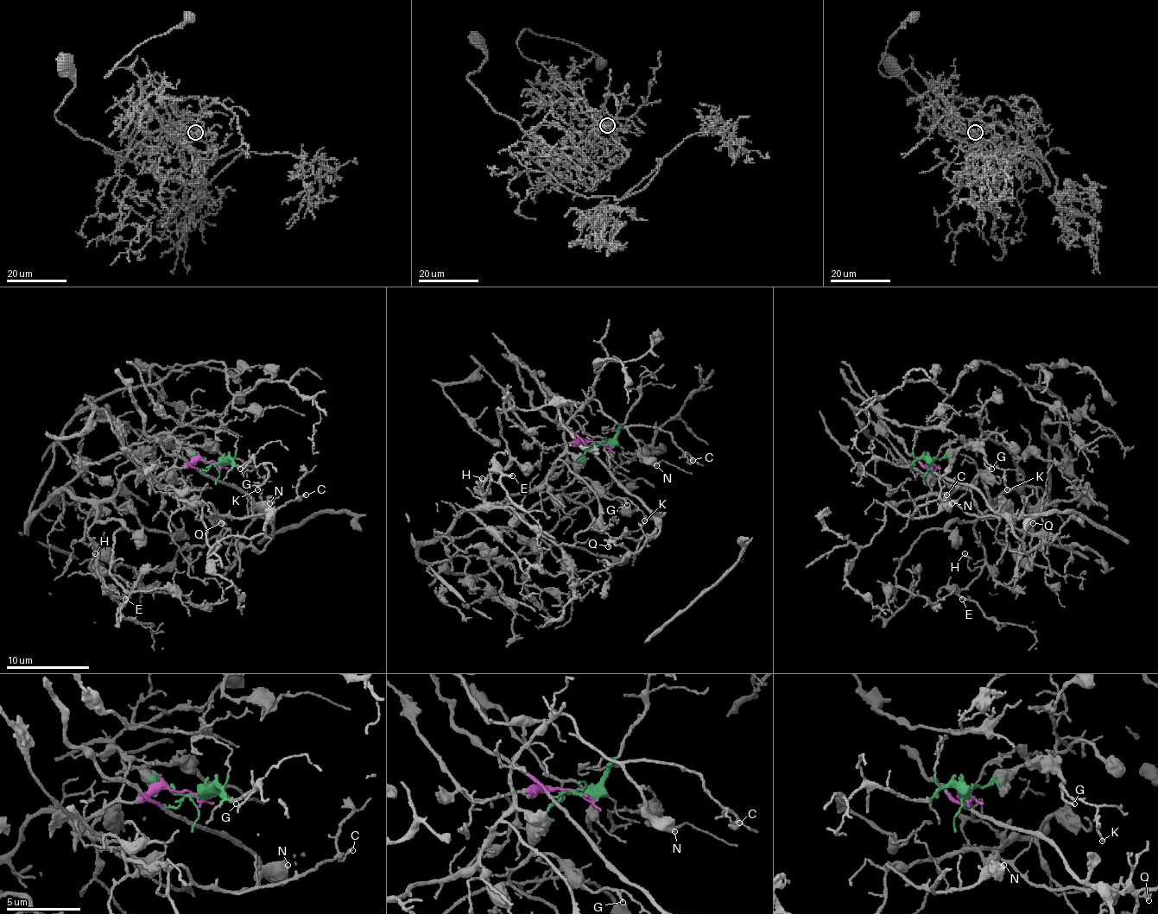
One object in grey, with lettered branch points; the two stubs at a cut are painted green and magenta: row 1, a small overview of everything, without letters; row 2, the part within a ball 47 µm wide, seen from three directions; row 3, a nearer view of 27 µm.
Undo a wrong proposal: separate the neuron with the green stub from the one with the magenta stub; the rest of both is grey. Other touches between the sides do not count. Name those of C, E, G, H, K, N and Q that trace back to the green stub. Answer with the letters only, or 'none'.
C, E, G, H, K, N, Q

